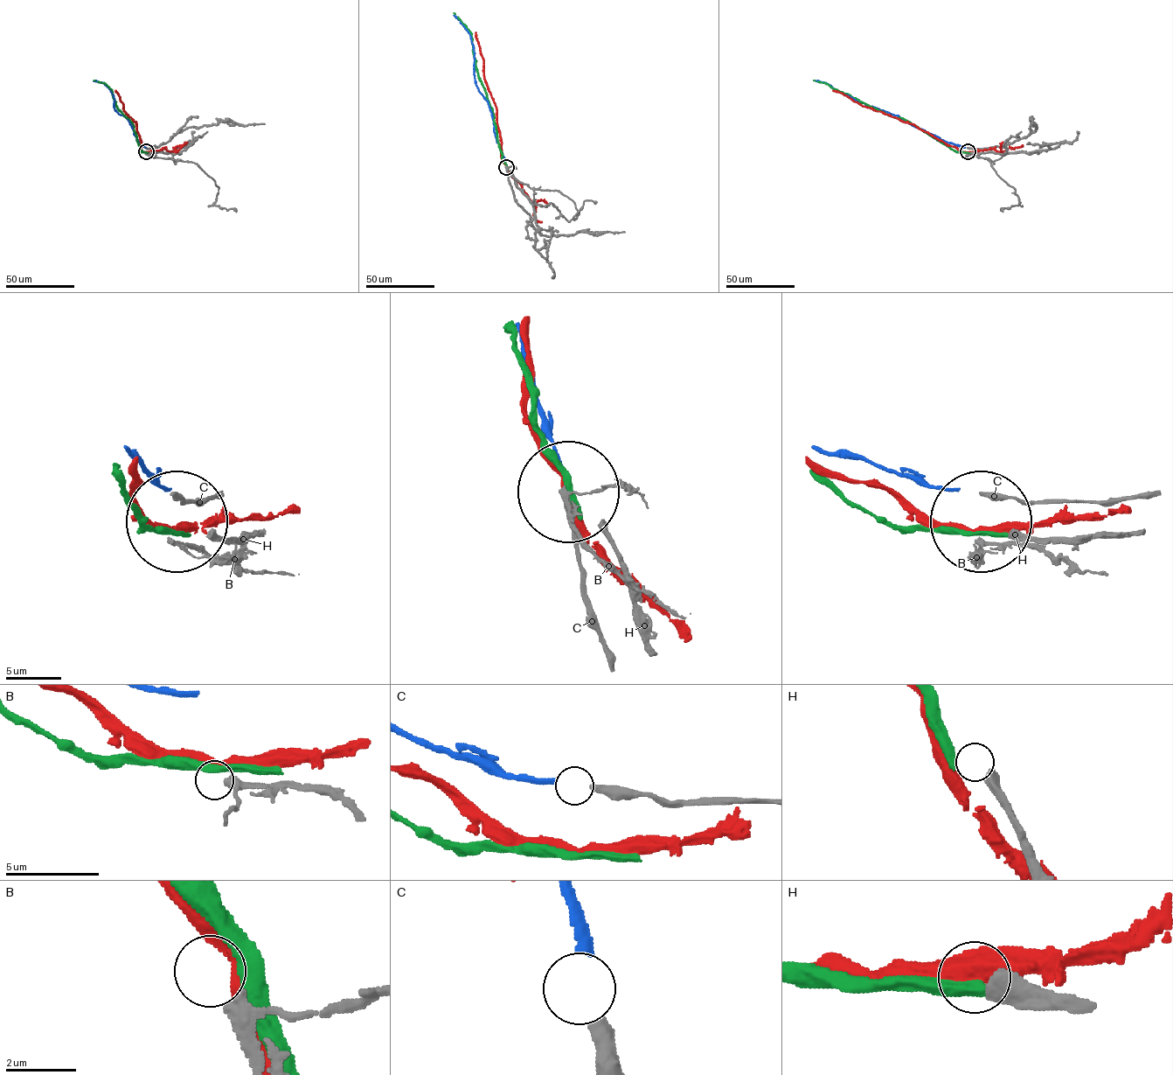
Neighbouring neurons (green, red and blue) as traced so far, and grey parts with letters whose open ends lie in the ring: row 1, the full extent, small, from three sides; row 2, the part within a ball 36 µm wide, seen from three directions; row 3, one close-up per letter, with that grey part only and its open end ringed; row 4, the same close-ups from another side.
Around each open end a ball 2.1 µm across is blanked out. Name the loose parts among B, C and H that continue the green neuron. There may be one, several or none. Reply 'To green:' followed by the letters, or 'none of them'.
To green: none of them

